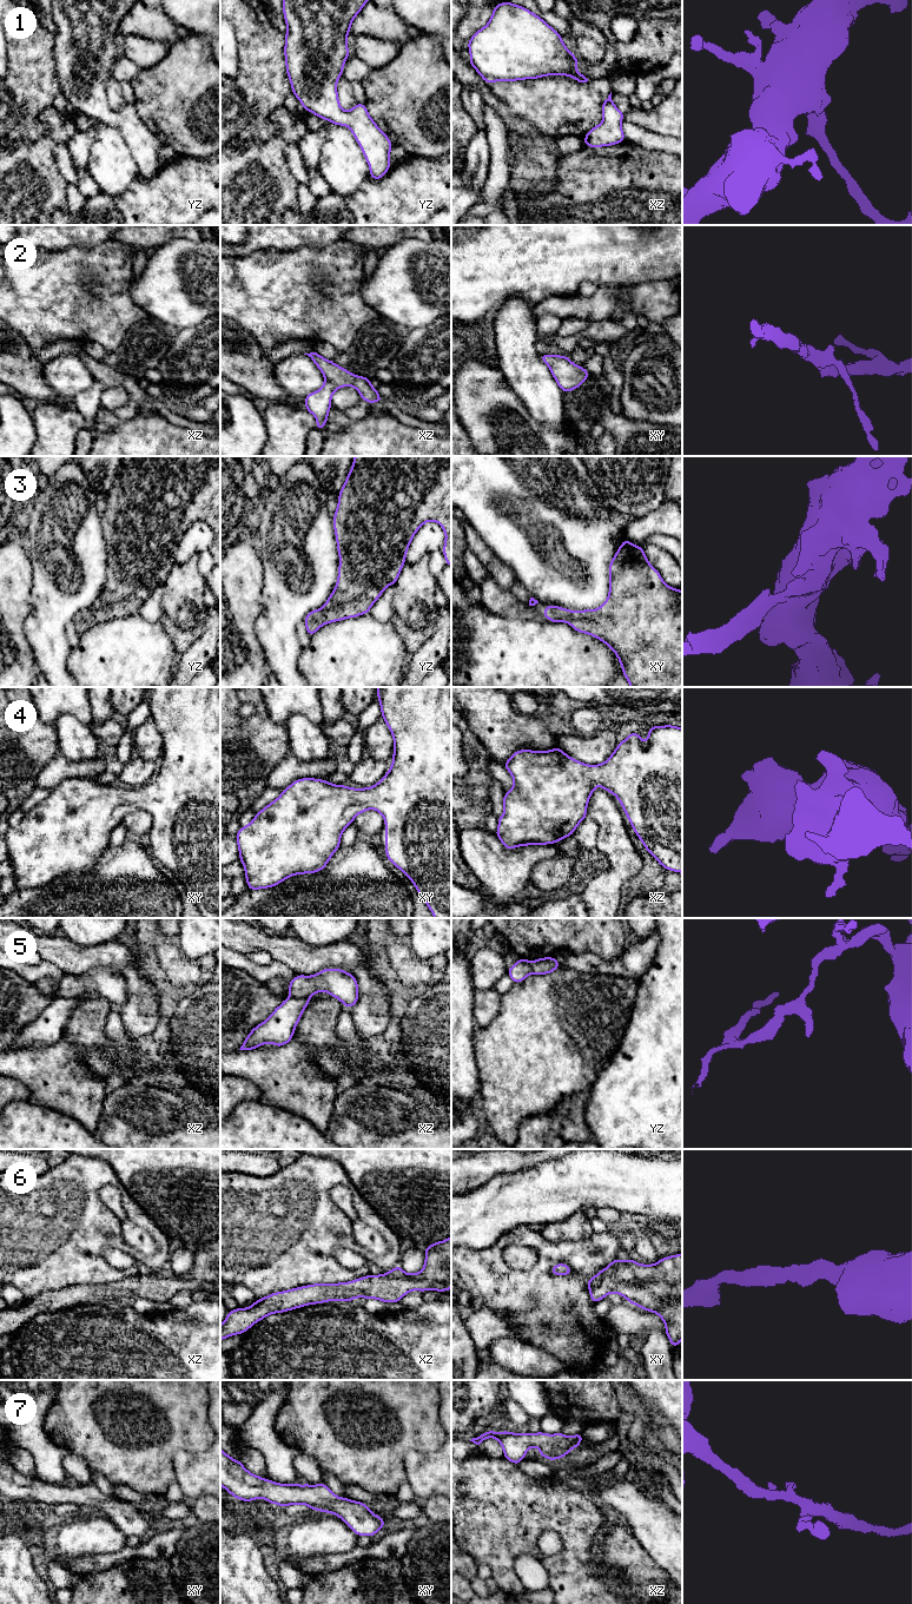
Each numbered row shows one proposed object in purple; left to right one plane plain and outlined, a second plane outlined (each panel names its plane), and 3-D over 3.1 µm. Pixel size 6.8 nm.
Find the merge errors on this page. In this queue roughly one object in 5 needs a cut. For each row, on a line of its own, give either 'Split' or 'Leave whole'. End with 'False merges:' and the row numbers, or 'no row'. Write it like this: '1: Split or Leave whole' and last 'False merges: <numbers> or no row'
1: Leave whole
2: Leave whole
3: Leave whole
4: Leave whole
5: Split
6: Leave whole
7: Leave whole
False merges: 5

